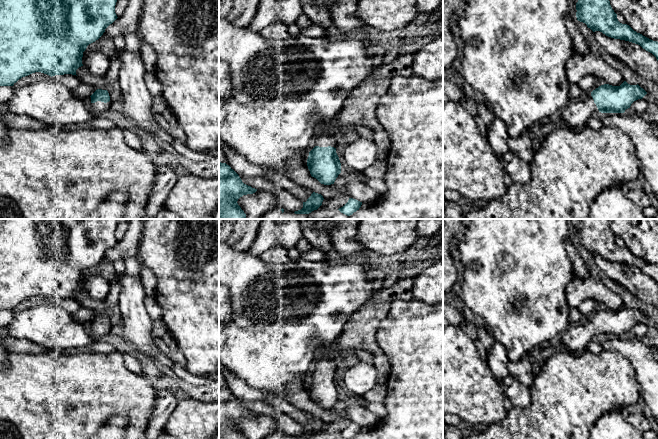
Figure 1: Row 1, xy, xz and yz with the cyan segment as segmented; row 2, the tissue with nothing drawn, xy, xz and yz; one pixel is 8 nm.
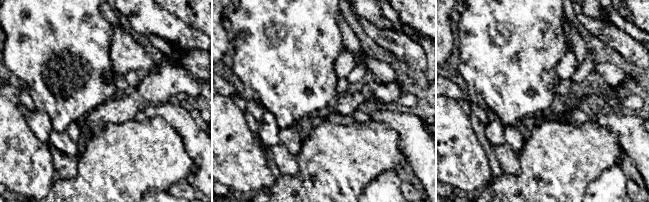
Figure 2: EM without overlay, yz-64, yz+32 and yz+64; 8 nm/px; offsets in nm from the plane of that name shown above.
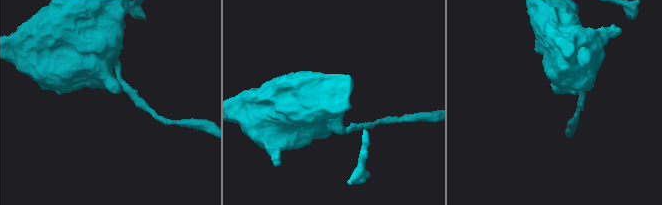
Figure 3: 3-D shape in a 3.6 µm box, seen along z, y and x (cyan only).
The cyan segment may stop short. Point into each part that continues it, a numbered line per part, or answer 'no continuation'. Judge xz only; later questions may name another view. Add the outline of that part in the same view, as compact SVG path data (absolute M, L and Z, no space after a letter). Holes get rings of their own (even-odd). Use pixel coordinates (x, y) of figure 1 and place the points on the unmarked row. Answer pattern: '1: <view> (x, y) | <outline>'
1: xz (327, 361) | M332 345L324 346L321 348L320 359L317 364L316 370L319 371L337 371L337 353Z

